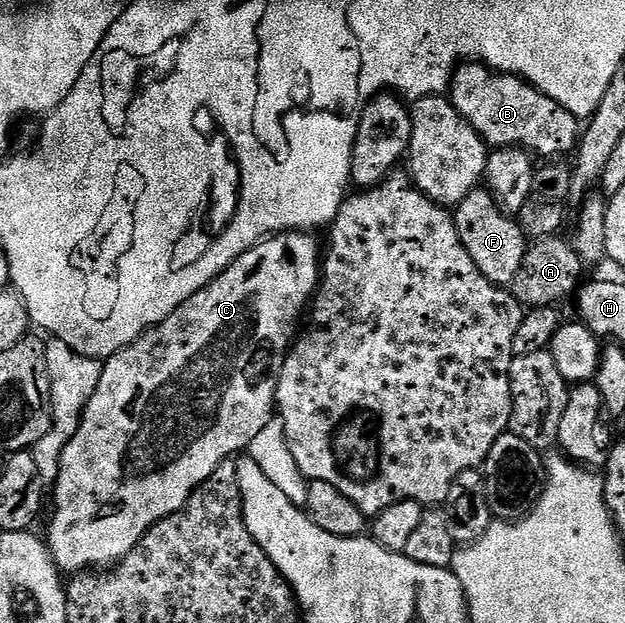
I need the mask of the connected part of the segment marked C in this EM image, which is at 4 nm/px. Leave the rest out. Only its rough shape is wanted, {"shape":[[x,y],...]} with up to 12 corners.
{"shape":[[257,242],[105,359],[52,483],[59,571],[121,562],[275,417],[318,288]]}

